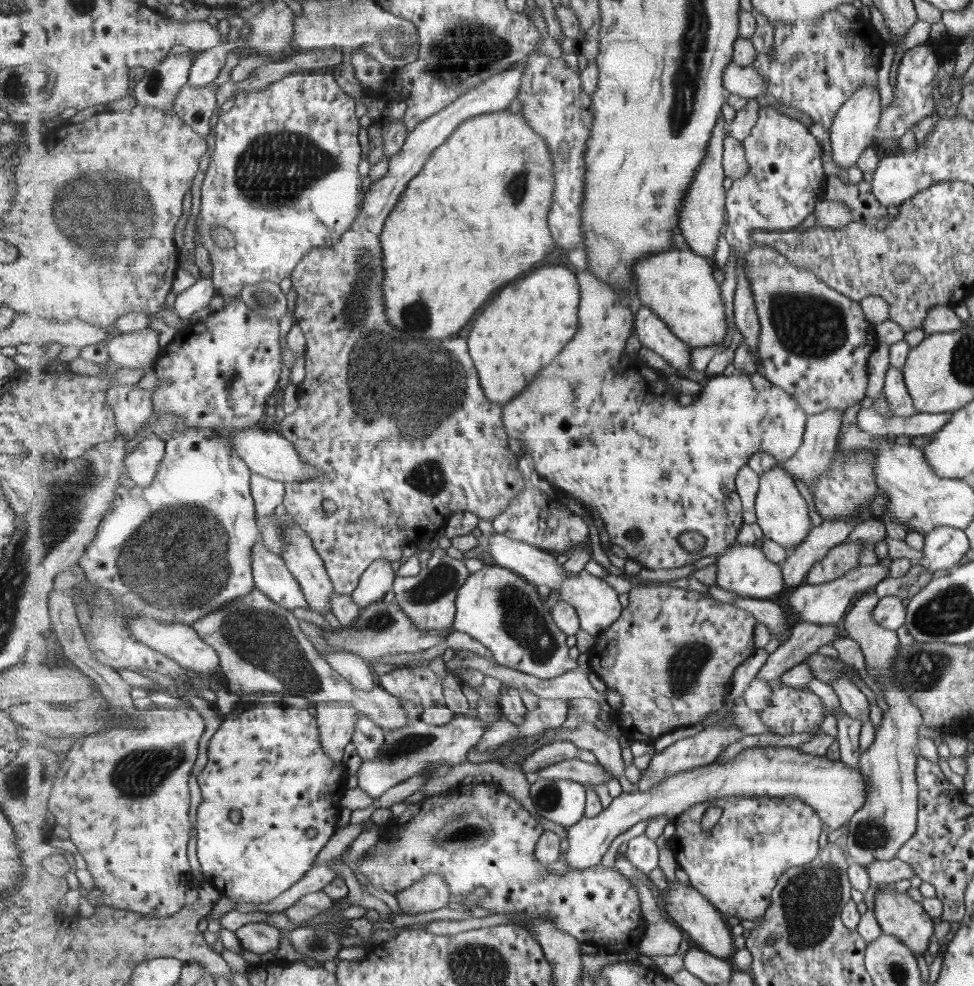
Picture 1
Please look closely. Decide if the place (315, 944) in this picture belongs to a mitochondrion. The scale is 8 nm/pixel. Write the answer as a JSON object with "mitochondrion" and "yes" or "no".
{"mitochondrion":"yes"}

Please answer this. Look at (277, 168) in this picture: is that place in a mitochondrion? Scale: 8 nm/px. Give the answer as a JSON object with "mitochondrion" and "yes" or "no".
{"mitochondrion":"yes"}

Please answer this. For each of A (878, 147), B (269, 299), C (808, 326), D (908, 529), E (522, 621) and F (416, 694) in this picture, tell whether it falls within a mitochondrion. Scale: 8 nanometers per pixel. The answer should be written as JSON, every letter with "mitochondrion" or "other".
{"A":"other","B":"mitochondrion","C":"mitochondrion","D":"other","E":"mitochondrion","F":"other"}

